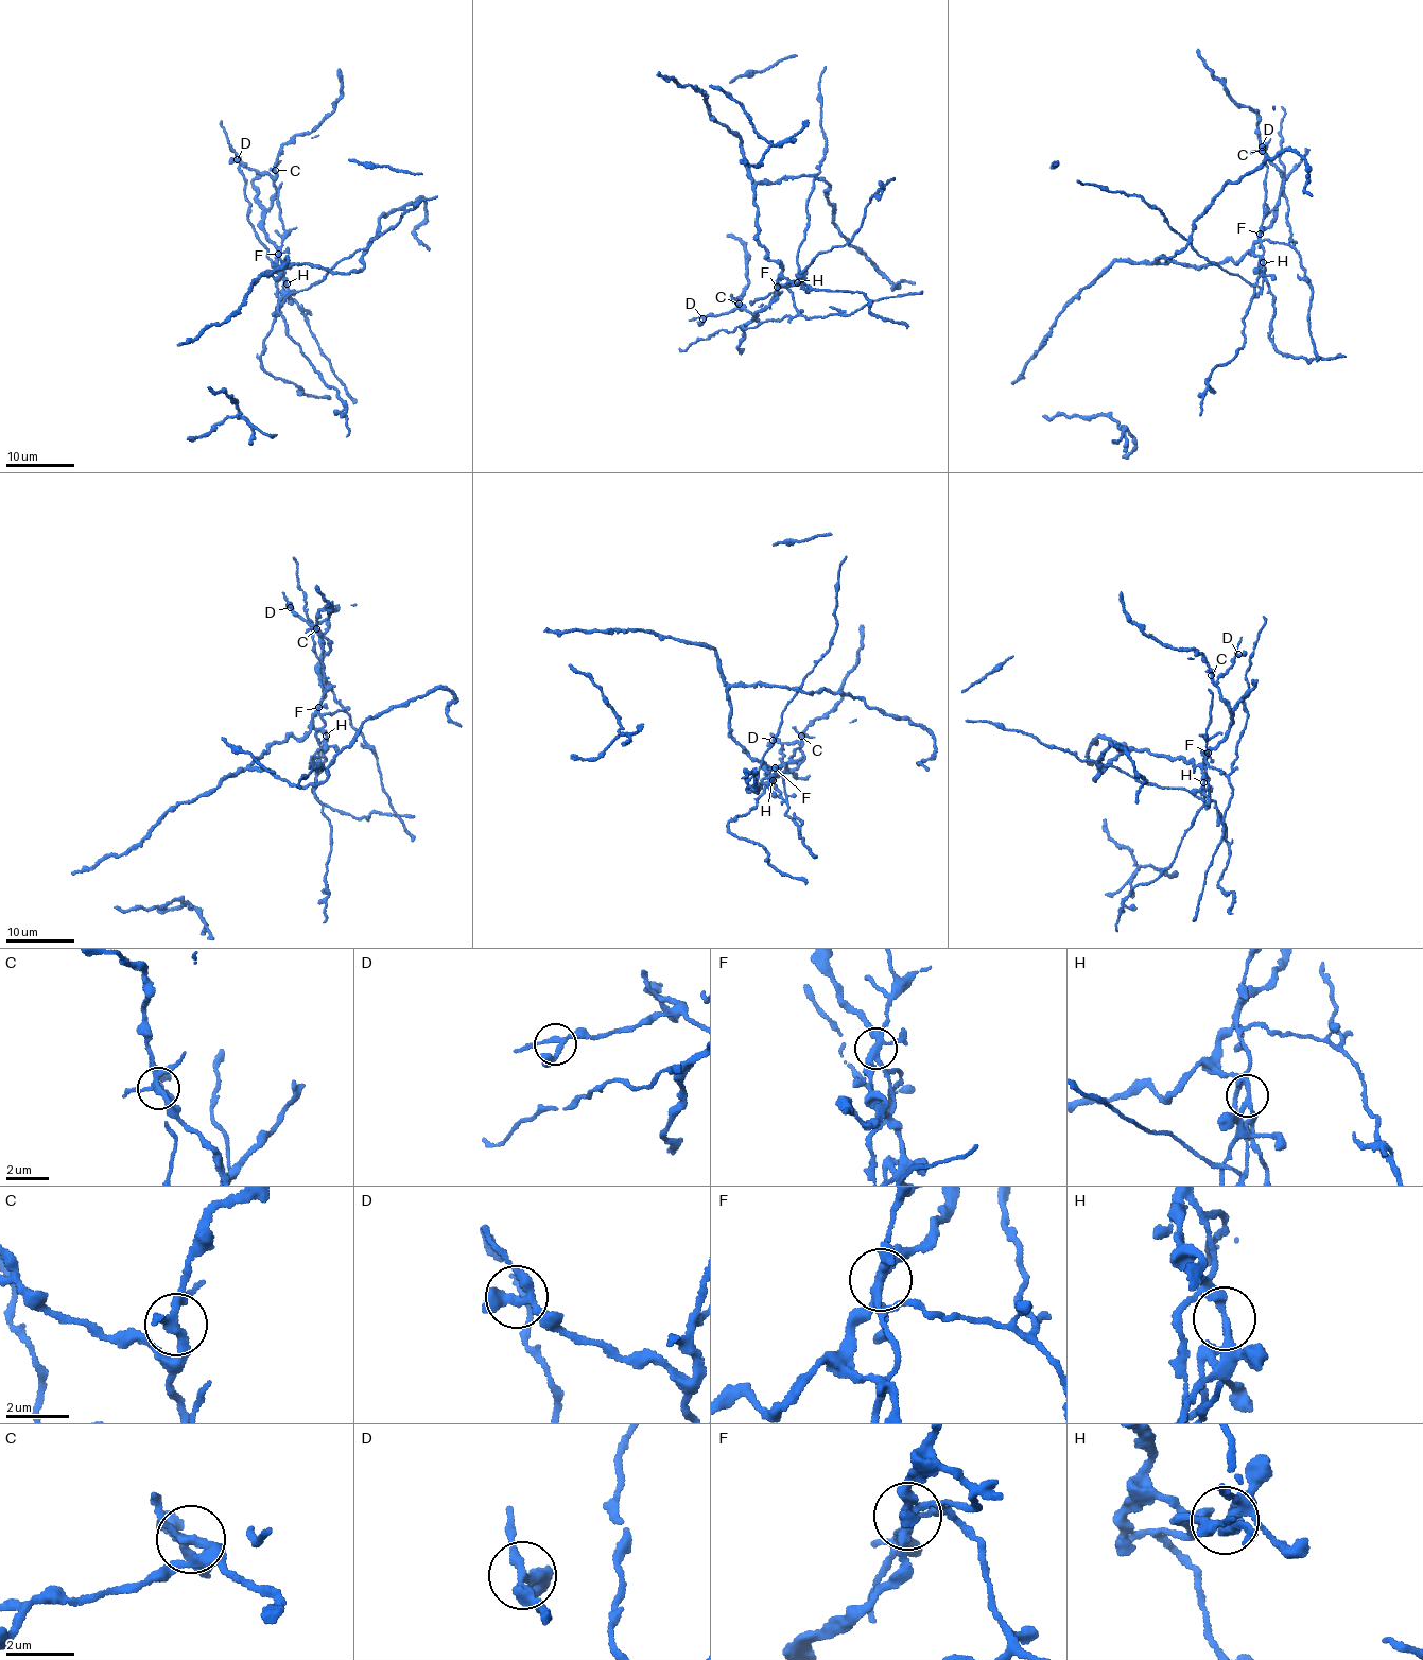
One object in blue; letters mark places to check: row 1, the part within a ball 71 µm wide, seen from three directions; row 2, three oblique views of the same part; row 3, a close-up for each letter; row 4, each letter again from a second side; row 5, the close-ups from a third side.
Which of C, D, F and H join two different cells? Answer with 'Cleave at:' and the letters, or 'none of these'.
Cleave at: F, H

